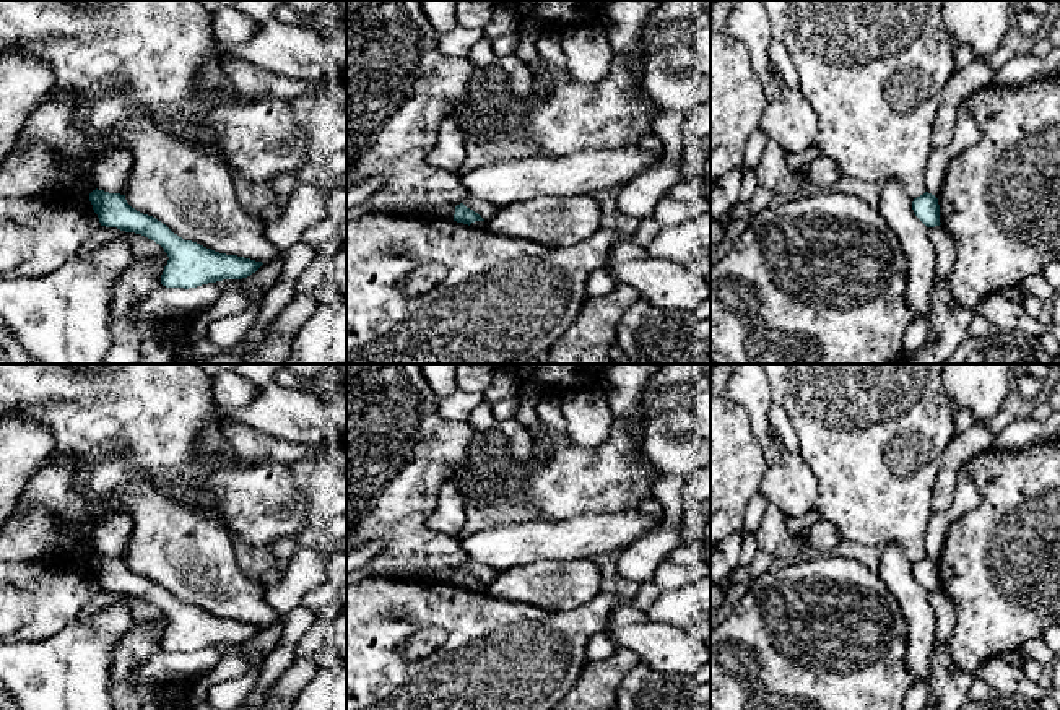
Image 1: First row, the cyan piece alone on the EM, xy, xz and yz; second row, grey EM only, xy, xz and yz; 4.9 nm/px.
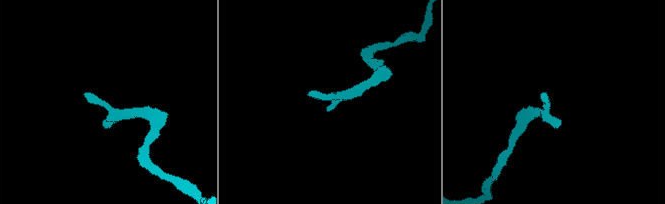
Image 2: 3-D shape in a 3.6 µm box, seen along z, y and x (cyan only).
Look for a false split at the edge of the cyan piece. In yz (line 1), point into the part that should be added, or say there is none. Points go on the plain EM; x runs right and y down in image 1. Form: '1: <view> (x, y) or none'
1: none

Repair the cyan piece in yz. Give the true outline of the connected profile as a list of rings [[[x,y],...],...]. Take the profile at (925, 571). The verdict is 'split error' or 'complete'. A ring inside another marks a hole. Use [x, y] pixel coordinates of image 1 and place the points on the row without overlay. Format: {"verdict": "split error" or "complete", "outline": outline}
{"verdict": "complete", "outline": [[[928,556],[914,562],[912,574],[915,580],[927,590],[935,591],[940,590],[940,569],[938,562]]]}

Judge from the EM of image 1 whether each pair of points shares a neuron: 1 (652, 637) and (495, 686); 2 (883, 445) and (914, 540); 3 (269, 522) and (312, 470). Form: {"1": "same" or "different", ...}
{"1": "different", "2": "same", "3": "different"}

